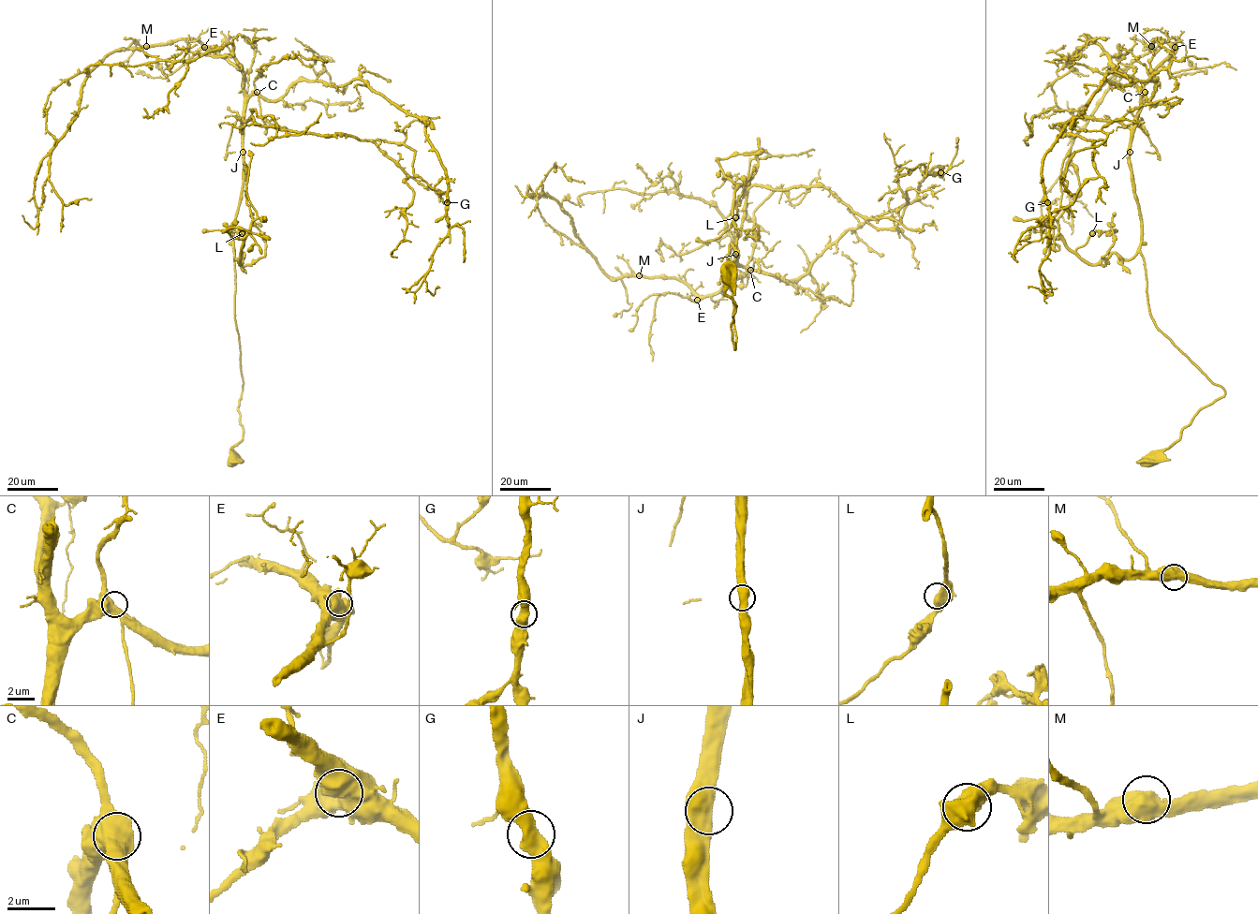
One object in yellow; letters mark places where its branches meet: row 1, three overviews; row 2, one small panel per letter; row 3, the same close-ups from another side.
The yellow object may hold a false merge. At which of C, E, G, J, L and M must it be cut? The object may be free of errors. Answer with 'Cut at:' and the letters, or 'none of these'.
Cut at: none of these

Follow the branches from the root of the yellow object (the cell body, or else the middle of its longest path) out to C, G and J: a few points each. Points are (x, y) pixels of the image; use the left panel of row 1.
C: (233, 460), (232, 448), (243, 434), (233, 228), (243, 183), (243, 115), (246, 100), (257, 92)
G: (233, 460), (243, 434), (233, 228), (246, 100), (279, 99), (302, 81), (362, 80), (423, 122), (447, 202)
J: (233, 460), (232, 448), (243, 434), (233, 243), (243, 151)

